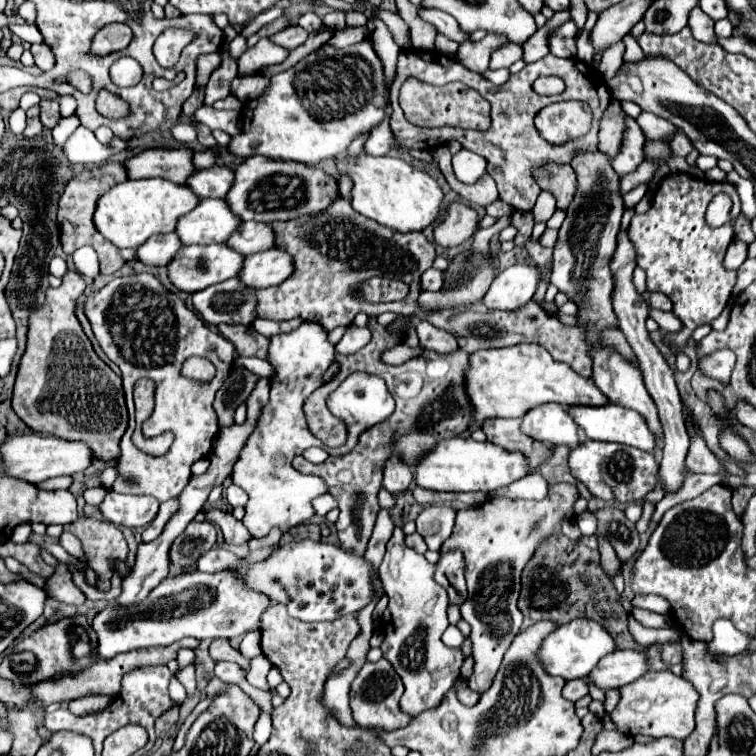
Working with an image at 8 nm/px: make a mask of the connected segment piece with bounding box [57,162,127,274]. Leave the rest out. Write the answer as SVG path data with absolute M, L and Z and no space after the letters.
M105 162L103 166L97 168L85 168L83 172L79 172L75 178L69 180L65 194L59 200L59 214L57 214L57 222L59 222L59 230L61 230L61 246L65 250L65 254L73 254L77 248L89 244L101 262L101 274L115 274L125 260L119 254L119 248L115 248L111 242L107 242L99 230L93 224L93 212L97 206L97 200L115 184L121 184L127 180L127 170L123 166L123 162Z

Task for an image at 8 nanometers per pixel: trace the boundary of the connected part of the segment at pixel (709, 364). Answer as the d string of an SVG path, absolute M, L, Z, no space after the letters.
M715 352L709 358L703 358L699 362L699 368L721 382L727 382L731 376L731 370L735 366L735 354L733 352Z

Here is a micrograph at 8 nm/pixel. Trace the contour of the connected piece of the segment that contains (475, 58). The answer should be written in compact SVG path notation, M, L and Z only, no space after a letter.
M487 34L479 42L465 42L457 50L457 60L475 72L485 72L489 68L489 52L493 52L499 44L505 44L507 38L499 34Z

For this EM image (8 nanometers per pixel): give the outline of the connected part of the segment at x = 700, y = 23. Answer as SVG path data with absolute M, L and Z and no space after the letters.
M695 6L689 14L689 28L693 36L701 42L715 42L715 32L713 32L713 20L699 8Z

